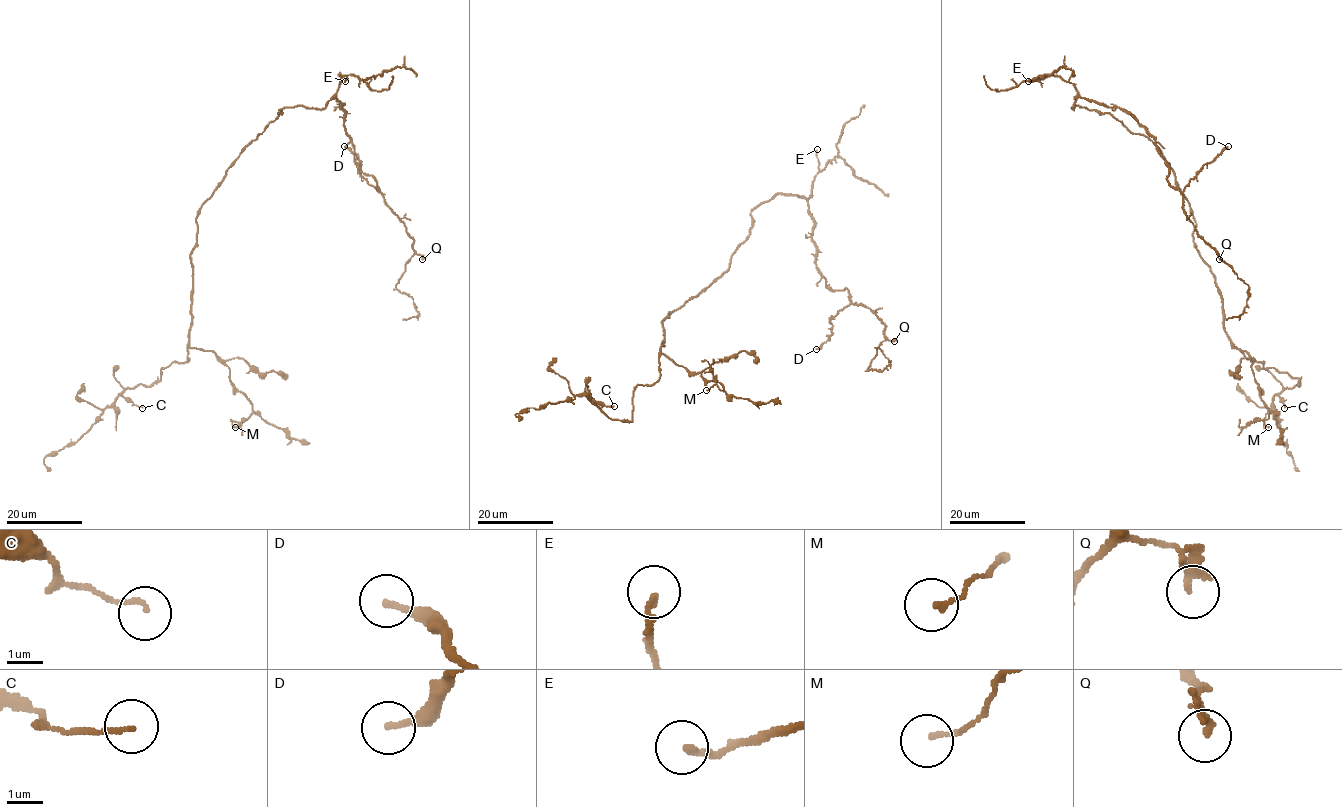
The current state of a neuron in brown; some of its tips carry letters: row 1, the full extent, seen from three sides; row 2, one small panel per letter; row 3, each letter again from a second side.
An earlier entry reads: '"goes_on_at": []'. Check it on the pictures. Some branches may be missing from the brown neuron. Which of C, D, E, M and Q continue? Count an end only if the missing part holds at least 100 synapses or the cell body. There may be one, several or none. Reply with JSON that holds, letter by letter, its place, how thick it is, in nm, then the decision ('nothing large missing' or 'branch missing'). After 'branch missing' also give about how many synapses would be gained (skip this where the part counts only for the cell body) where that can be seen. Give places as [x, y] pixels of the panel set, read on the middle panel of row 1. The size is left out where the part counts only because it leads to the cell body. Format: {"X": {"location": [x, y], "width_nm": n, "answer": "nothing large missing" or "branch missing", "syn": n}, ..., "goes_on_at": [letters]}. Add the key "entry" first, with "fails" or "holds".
{"entry": "fails", "C": {"location": [614, 406], "width_nm": 120, "answer": "nothing large missing"}, "D": {"location": [816, 349], "width_nm": 200, "answer": "nothing large missing"}, "E": {"location": [817, 149], "width_nm": 190, "answer": "branch missing"}, "M": {"location": [706, 390], "width_nm": 130, "answer": "nothing large missing"}, "Q": {"location": [894, 341], "width_nm": 200, "answer": "nothing large missing"}, "goes_on_at": ["E"]}

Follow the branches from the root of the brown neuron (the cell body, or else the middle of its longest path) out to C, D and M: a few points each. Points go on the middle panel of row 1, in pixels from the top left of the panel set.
C: (723, 274), (662, 321), (660, 377), (651, 385), (636, 386), (633, 420), (611, 419), (594, 400), (614, 406)
D: (723, 274), (754, 209), (779, 193), (804, 198), (817, 270), (850, 298), (816, 349)
M: (723, 274), (662, 321), (661, 353), (705, 379), (718, 381), (724, 391), (716, 384), (706, 390)

